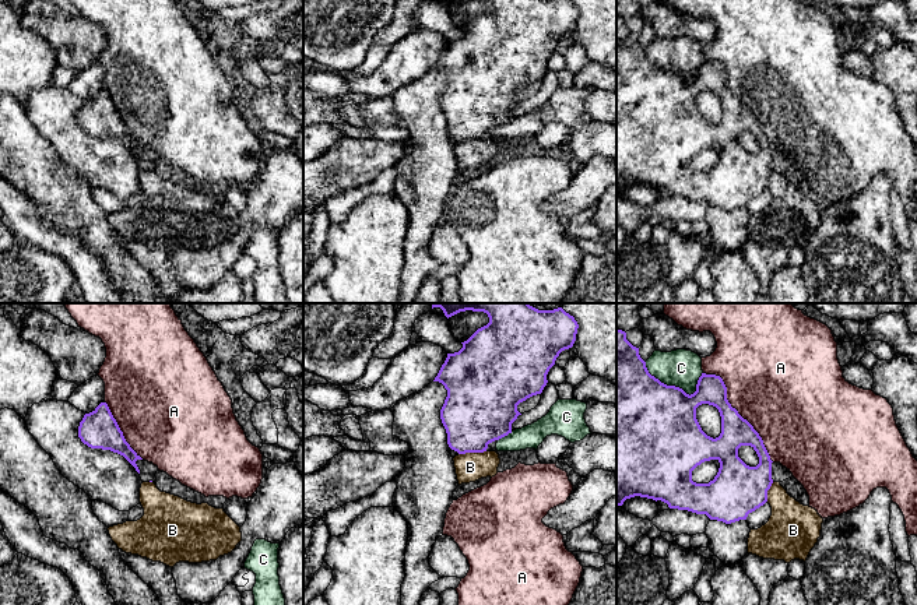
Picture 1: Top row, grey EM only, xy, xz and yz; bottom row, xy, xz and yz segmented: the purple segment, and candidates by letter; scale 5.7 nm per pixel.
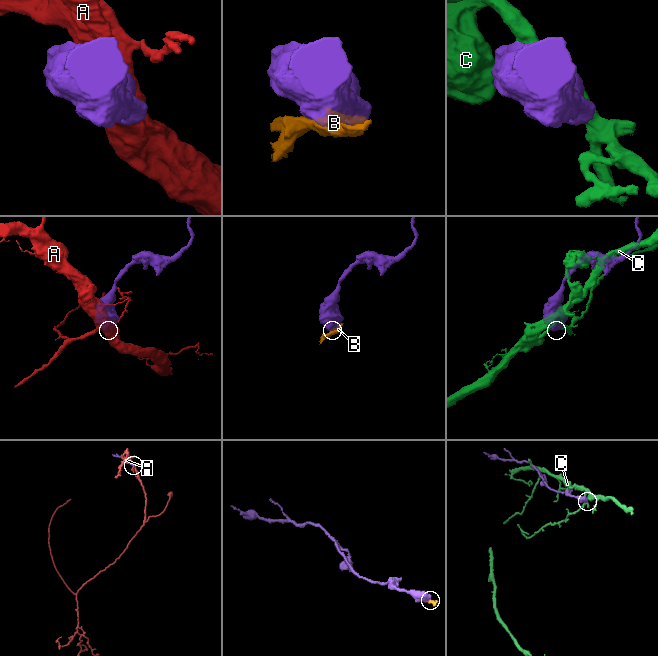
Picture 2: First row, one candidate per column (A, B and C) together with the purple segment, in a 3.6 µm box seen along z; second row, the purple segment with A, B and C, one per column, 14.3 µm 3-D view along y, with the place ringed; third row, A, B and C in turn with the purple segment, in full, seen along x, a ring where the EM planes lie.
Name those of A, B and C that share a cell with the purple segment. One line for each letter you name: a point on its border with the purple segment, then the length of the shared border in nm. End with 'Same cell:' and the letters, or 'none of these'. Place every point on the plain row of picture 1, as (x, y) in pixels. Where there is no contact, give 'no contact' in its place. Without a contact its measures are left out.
Same cell: none of these

